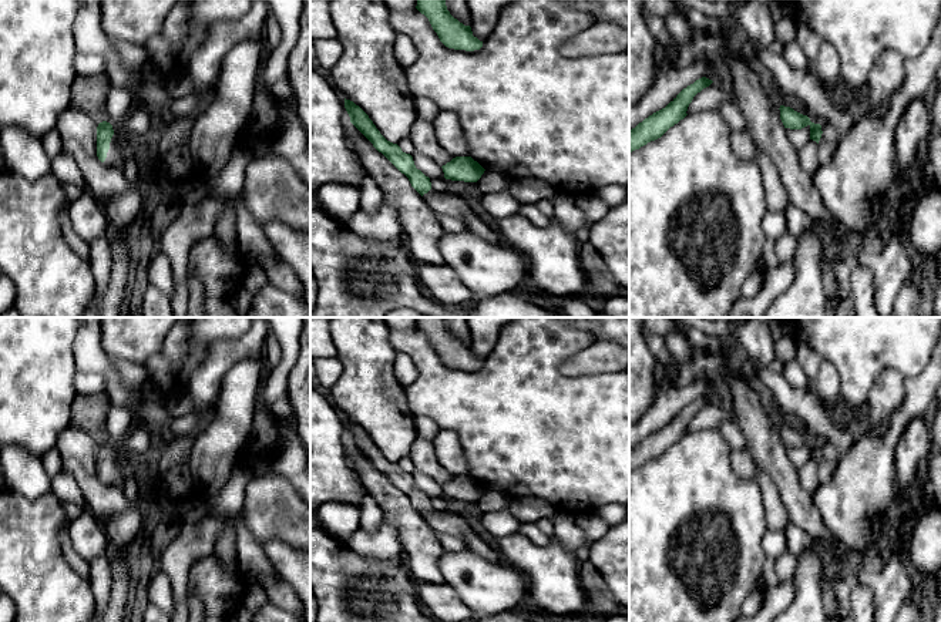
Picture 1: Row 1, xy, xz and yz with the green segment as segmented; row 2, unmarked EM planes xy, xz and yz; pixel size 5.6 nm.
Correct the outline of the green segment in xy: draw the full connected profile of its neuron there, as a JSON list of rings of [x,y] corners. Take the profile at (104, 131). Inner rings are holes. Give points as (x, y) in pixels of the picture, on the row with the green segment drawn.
[[[102,121],[97,127],[97,157],[107,165],[122,168],[130,159],[135,159],[135,151],[132,147],[118,148],[115,144],[115,127],[107,121]]]

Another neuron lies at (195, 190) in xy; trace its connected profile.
[[[192,178],[188,179],[184,185],[184,188],[179,192],[179,199],[182,205],[199,205],[208,195],[209,188],[206,182],[202,178]]]

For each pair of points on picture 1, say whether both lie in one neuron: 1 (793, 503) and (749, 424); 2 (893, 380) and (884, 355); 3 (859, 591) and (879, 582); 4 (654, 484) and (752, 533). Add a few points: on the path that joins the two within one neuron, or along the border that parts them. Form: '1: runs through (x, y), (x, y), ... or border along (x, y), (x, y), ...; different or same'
1: runs through (787, 483), (763, 444); same
2: border along (904, 377), (884, 369), (869, 394); different
3: border along (859, 577), (871, 592), (871, 604), (874, 607); different
4: runs through (679, 484), (708, 484), (731, 507); same

